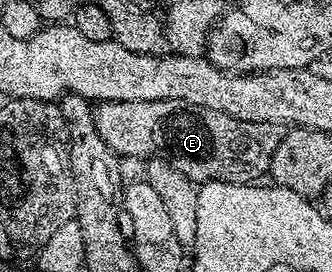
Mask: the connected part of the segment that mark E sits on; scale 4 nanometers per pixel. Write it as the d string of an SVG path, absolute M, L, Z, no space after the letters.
M107 100L96 105L95 119L99 138L103 138L103 142L107 142L107 146L111 151L116 152L118 157L145 156L144 158L153 158L159 154L160 159L174 164L188 180L193 181L198 186L208 184L211 180L231 182L232 184L251 184L260 181L262 179L260 176L263 174L266 175L269 172L273 155L283 135L283 128L280 124L272 124L271 122L243 122L239 118L231 118L231 114L219 114L219 110L207 110L207 106L185 104L182 100L160 100L159 102L119 102L118 100Z

